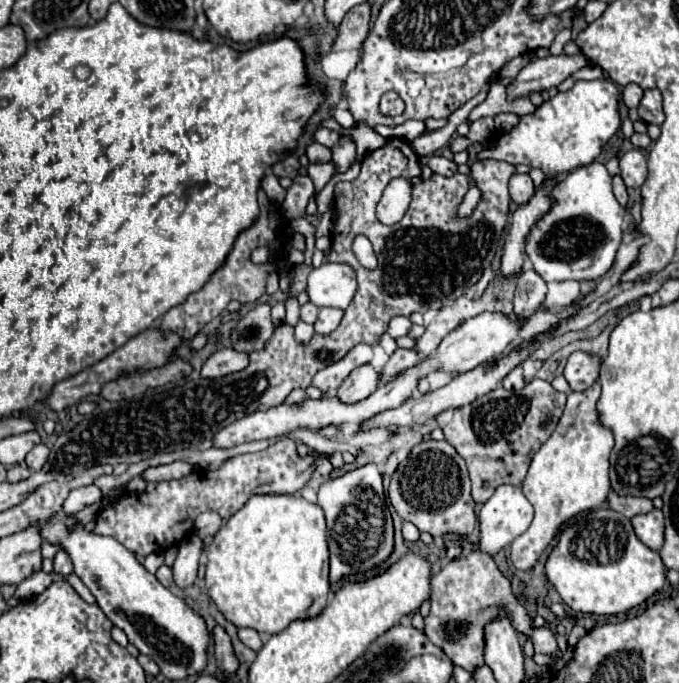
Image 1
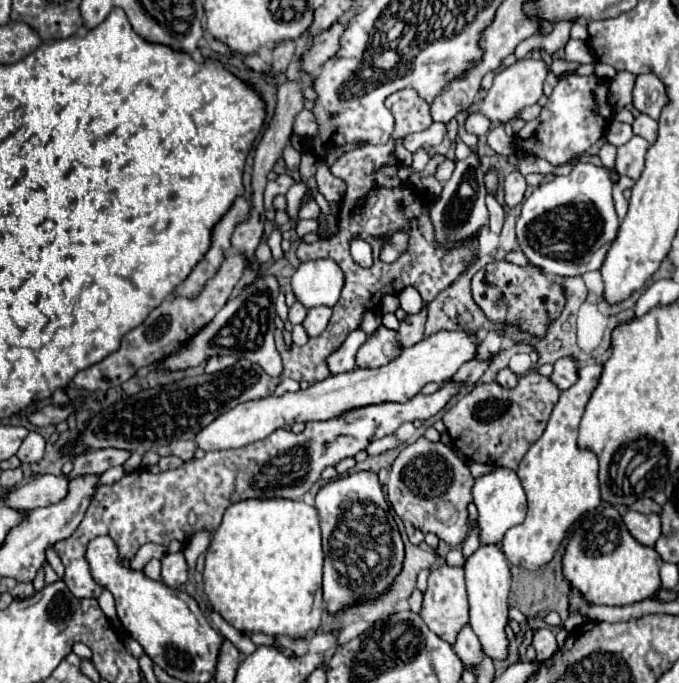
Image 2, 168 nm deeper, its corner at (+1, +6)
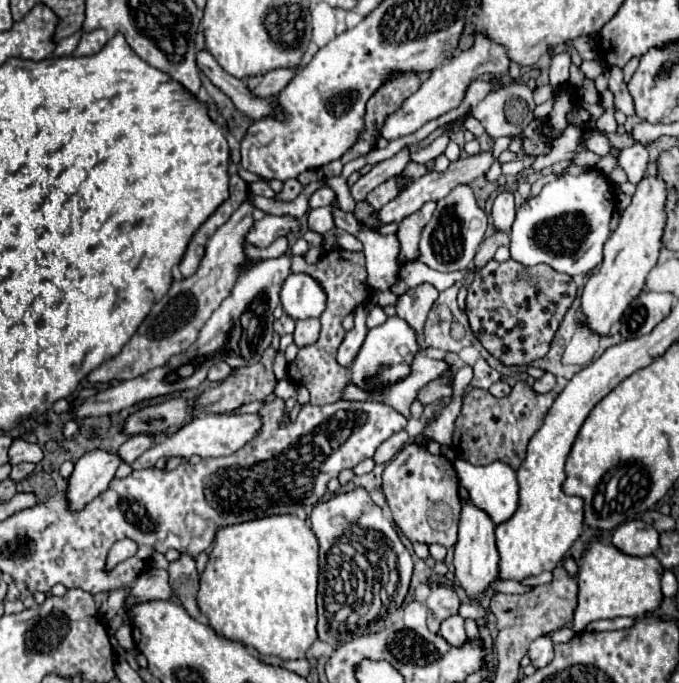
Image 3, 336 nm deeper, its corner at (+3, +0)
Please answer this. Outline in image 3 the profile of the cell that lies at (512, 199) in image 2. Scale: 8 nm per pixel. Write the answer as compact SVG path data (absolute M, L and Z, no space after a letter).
M502 191L492 205L492 221L496 231L510 231L514 223L514 195L510 191Z

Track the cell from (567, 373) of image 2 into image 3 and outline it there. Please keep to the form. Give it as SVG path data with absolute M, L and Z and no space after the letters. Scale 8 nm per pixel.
M546 373L542 379L536 379L532 383L532 391L536 391L536 393L548 393L548 391L554 389L554 385L556 385L556 377L552 373Z

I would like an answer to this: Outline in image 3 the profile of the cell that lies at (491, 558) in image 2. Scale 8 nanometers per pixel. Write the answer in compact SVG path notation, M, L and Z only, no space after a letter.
M470 499L468 503L460 501L462 513L458 521L458 541L454 545L454 567L456 567L456 579L462 585L462 589L470 597L478 597L484 593L488 583L498 579L498 549L494 543L494 521L474 505Z

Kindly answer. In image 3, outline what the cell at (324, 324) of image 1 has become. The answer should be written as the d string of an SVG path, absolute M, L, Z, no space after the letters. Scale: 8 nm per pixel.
M304 319L296 321L296 331L294 331L294 343L298 347L306 347L316 343L320 335L320 321L318 319Z

